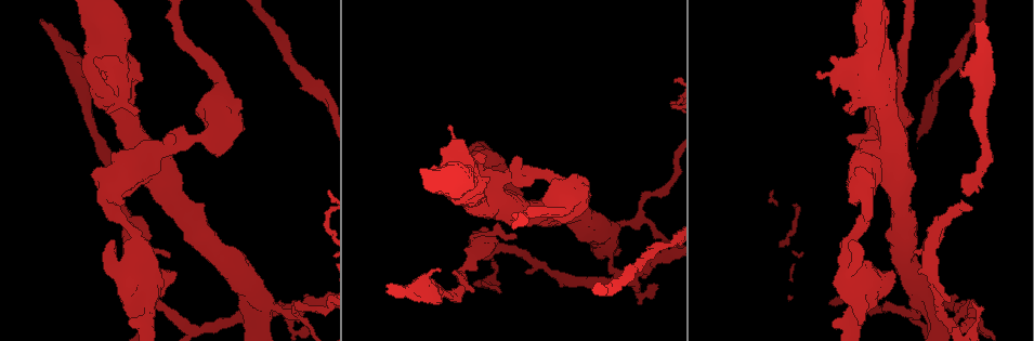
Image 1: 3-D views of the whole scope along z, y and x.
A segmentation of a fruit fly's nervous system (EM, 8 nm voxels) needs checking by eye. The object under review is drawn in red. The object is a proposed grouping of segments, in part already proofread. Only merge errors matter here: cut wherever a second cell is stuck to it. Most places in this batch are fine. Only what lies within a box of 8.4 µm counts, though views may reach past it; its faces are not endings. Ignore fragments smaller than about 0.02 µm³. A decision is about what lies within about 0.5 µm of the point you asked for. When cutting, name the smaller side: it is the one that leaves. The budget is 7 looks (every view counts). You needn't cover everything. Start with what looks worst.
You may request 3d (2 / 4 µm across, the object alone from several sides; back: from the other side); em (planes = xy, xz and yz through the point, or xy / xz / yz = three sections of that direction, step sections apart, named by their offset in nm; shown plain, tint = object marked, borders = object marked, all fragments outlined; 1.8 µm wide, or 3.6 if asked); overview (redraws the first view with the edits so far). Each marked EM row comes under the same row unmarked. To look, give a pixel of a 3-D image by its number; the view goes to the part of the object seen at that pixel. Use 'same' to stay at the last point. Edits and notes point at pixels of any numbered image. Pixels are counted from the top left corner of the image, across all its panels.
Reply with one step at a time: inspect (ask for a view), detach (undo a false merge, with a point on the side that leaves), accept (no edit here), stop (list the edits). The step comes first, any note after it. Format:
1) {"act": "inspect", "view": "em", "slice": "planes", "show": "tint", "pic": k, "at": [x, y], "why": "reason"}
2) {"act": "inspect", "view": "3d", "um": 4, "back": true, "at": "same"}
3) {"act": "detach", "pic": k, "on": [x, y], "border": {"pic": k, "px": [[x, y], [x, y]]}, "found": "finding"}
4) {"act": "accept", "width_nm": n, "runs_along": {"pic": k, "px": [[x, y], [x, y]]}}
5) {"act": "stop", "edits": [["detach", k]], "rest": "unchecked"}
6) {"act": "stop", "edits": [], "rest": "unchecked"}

{"act": "inspect", "view": "3d", "um": 4, "pic": 1, "at": [966, 312], "why": "sharp bend"}

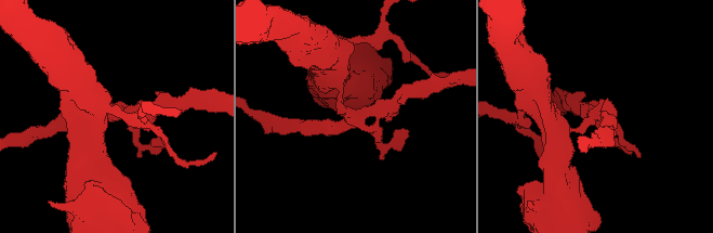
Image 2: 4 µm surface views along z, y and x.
{"act": "inspect", "view": "em", "slice": "yz", "step": 8, "show": "tint", "pic": 2, "at": [347, 120]}

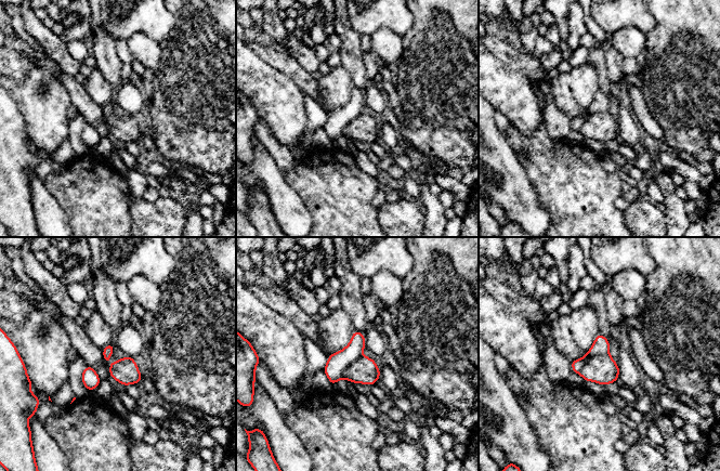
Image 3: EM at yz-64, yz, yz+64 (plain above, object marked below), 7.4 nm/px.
{"act": "inspect", "view": "em", "slice": "planes", "show": "tint", "at": "same"}

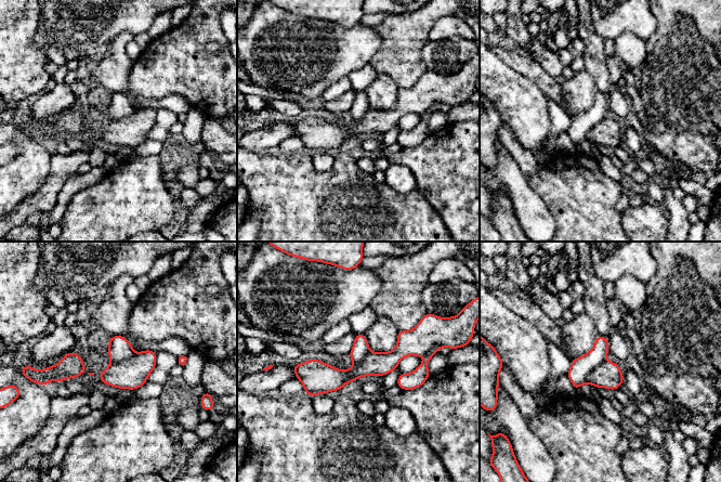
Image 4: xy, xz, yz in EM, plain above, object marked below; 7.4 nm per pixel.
{"act": "detach", "pic": 4, "on": [132, 373], "border": {"pic": 4, "px": [[135, 354], [110, 363]]}, "found": "two cells meet here"}

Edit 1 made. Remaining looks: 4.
{"act": "inspect", "view": "overview", "why": "redraw"}

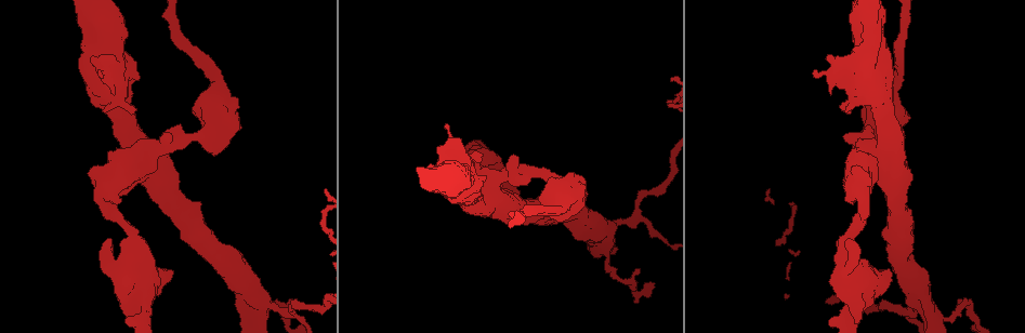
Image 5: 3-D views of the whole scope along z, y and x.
{"act": "inspect", "view": "em", "um": 3.6, "slice": "yz", "step": 4, "show": "tint", "pic": 5, "at": [489, 184], "why": "four or more arms meet"}

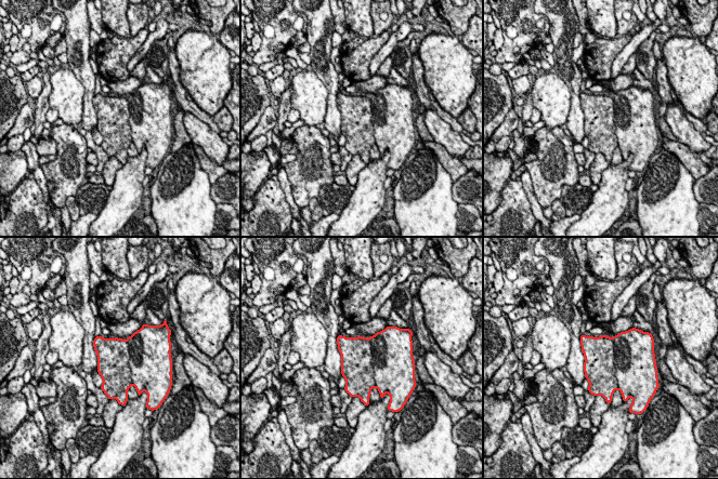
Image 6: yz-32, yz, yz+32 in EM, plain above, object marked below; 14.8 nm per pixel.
{"act": "inspect", "view": "em", "um": 3.6, "slice": "planes", "show": "tint", "at": "same", "why": "another direction"}

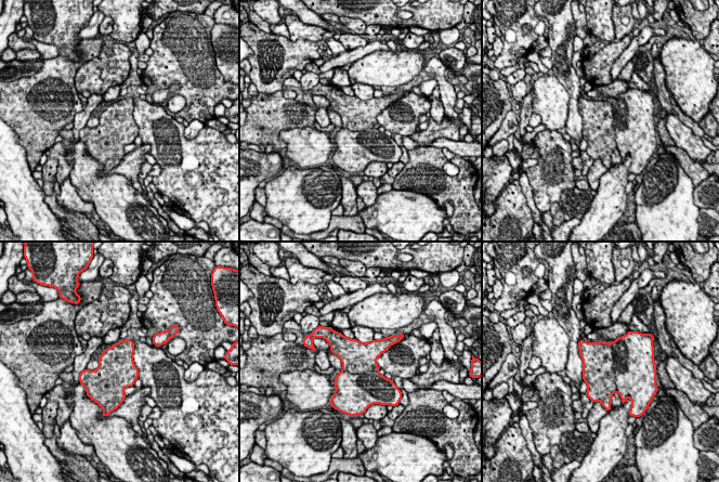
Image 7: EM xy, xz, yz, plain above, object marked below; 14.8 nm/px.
{"act": "accept", "width_nm": 550, "found": "one cell here"}

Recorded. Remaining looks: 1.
{"act": "inspect", "view": "em", "slice": "planes", "show": "tint", "pic": 5, "at": [105, 255], "why": "sharp bend"}

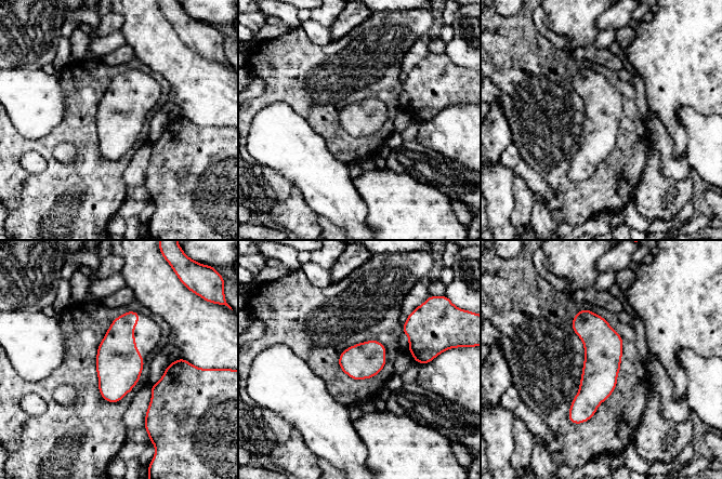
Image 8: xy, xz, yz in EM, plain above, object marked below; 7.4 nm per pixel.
{"act": "accept", "runs_along": {"pic": 8, "px": [[588, 313], [594, 388], [577, 421]]}, "found": "one cell here"}

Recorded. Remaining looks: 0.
{"act": "stop", "edits": [["detach", 4]], "rest": "unchecked"}

